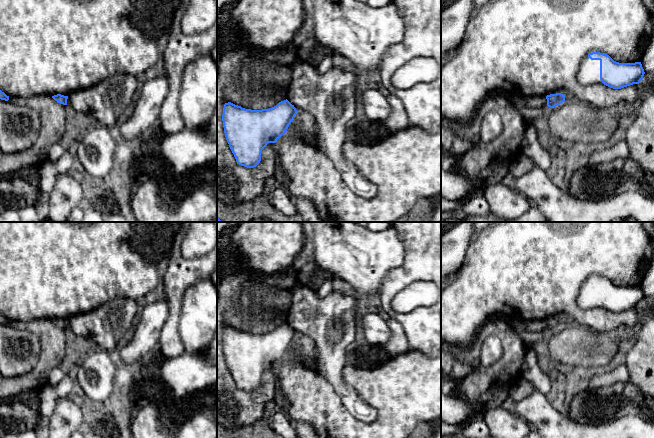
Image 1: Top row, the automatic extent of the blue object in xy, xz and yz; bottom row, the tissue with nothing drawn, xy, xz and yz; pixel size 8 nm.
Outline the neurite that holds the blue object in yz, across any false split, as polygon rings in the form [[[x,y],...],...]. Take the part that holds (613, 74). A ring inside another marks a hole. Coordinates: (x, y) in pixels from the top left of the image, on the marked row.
[[[600,52],[589,53],[588,57],[600,61],[600,80],[613,89],[639,84],[645,74],[641,62],[619,63]]]

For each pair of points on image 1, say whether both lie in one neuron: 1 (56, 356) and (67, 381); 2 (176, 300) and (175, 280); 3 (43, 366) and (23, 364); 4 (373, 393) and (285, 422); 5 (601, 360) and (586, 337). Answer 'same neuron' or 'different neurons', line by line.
1: different neurons
2: same neuron
3: different neurons
4: different neurons
5: same neuron

